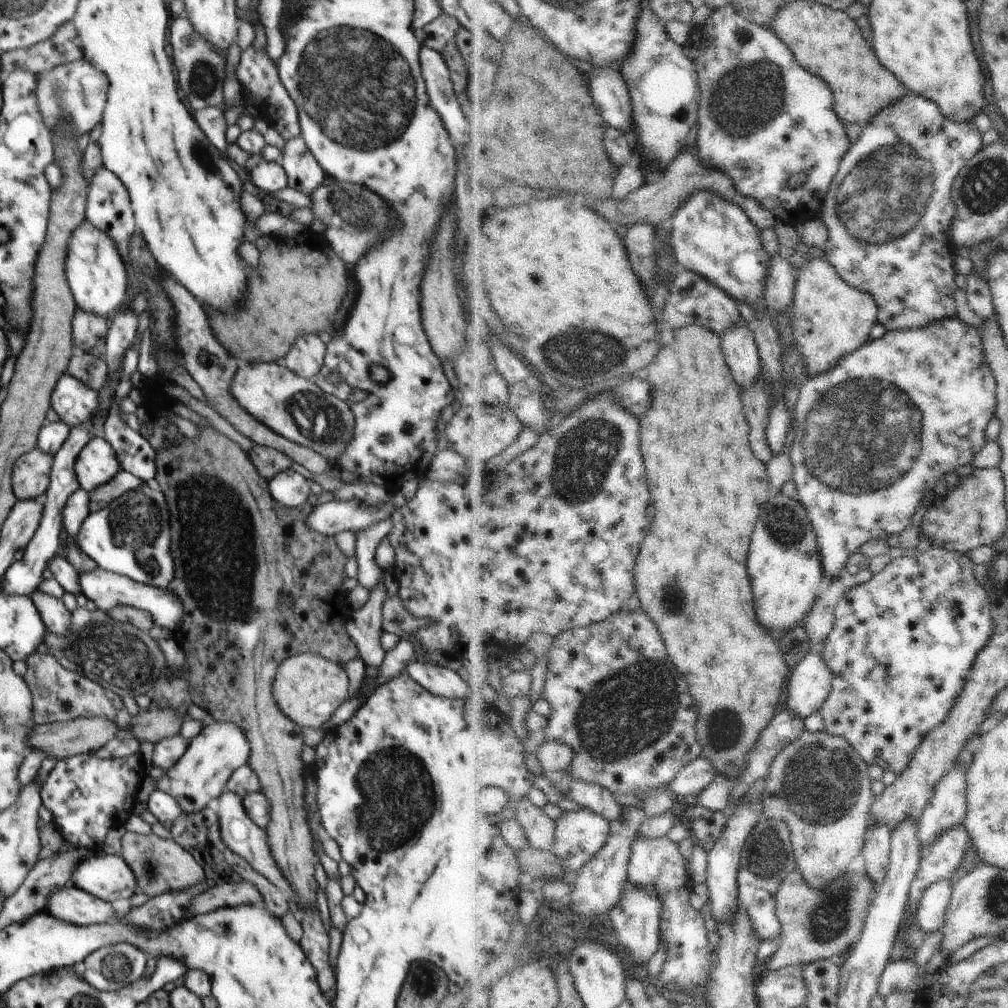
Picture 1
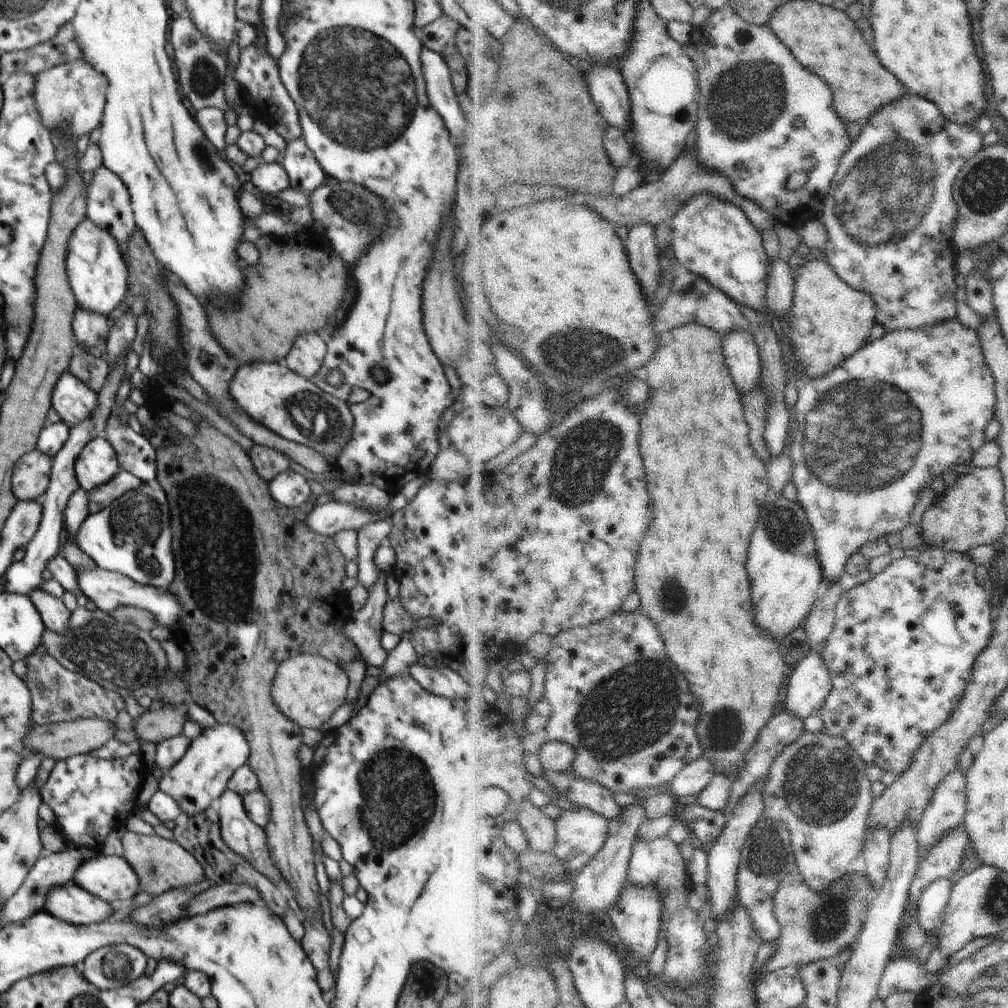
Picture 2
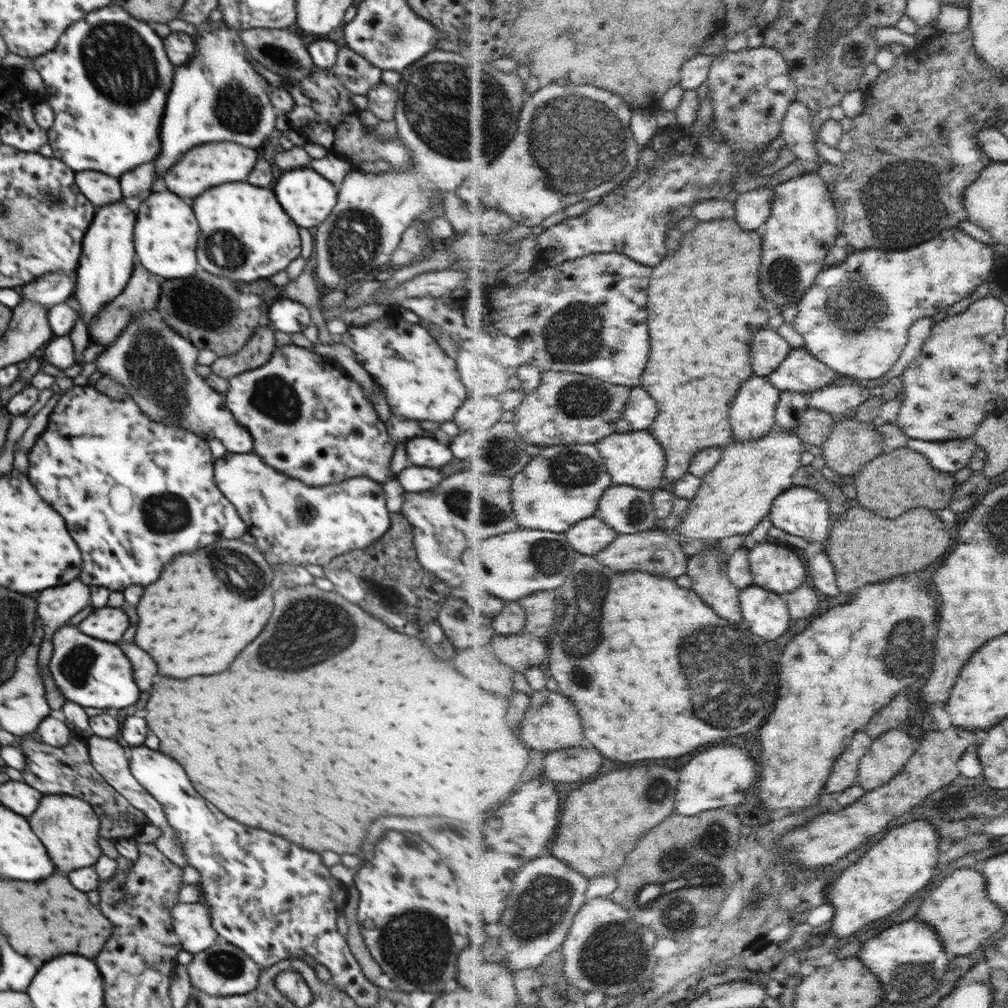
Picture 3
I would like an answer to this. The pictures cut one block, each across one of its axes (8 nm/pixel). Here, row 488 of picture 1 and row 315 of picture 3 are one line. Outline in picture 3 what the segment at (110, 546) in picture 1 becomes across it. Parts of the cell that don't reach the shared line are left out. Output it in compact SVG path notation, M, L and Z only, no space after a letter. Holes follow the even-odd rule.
M144 309L136 318L131 318L127 327L116 338L114 346L109 346L97 356L95 360L97 370L123 384L127 388L127 397L134 400L141 411L151 420L177 424L180 428L196 436L219 440L227 452L252 453L254 450L252 435L245 426L236 420L232 411L225 405L226 395L213 390L206 379L196 373L199 348L194 346L190 340L186 340L176 333L156 310Z

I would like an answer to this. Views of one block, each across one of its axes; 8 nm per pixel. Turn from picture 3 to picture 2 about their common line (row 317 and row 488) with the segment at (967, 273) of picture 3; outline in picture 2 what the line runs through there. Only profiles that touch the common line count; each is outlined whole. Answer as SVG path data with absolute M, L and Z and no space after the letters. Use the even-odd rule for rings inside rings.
M946 320L944 324L934 324L930 330L905 330L890 332L876 336L862 350L858 350L850 360L846 360L836 372L830 376L822 376L822 380L804 382L800 387L800 397L796 402L796 418L790 424L790 436L784 454L791 454L795 464L793 481L797 488L797 499L809 512L810 522L814 525L814 532L818 537L818 548L822 566L825 569L825 589L847 579L848 566L853 554L871 540L886 538L894 532L902 532L912 524L914 506L920 500L920 492L932 486L936 478L942 477L946 470L954 469L958 464L971 465L972 457L987 441L984 430L988 422L994 417L996 393L994 377L990 374L988 366L984 364L980 337L976 329L966 328L959 320Z

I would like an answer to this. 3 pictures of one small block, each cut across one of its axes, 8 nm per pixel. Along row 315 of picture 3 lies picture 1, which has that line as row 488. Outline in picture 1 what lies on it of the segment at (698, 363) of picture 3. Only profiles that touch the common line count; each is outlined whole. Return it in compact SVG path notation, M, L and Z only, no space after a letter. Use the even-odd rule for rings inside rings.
M690 324L682 328L674 329L674 344L666 346L660 352L660 360L656 359L646 368L647 379L656 382L658 386L658 404L654 404L654 412L650 410L644 419L641 419L642 425L642 452L646 459L647 473L650 478L650 492L653 493L653 500L656 500L658 506L658 518L654 522L654 528L650 528L650 534L646 538L641 550L637 564L637 581L639 598L641 599L643 609L654 622L666 632L666 644L670 658L682 668L682 674L692 686L694 698L700 702L700 724L698 724L698 736L701 737L702 746L705 751L703 756L708 757L716 766L717 770L726 774L728 778L734 778L735 782L742 772L750 766L748 756L750 752L758 746L762 738L762 732L770 726L778 712L778 702L782 698L782 688L786 684L786 676L790 677L791 666L786 662L786 654L782 652L782 644L770 634L768 628L764 628L758 622L756 614L756 602L754 602L754 590L752 590L752 578L748 572L748 556L750 556L750 546L752 546L752 536L756 530L756 524L760 520L762 506L770 498L770 474L768 474L769 465L760 460L752 448L750 442L750 422L744 412L744 400L742 400L742 388L738 386L734 373L730 368L729 361L726 362L726 352L724 338L720 332L700 326L700 324Z

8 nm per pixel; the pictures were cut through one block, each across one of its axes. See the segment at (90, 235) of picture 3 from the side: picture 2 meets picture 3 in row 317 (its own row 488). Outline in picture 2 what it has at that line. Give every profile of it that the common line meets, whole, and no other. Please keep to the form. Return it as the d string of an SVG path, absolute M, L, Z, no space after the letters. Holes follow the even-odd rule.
M101 436L86 443L75 462L79 485L87 491L106 484L120 470L118 456L112 444Z

